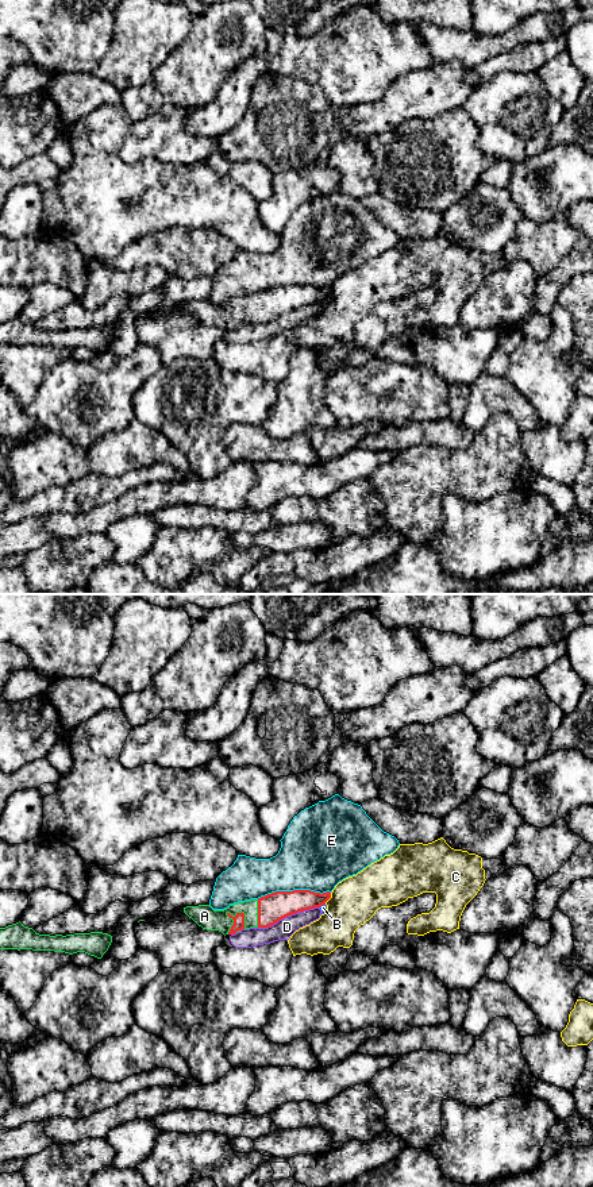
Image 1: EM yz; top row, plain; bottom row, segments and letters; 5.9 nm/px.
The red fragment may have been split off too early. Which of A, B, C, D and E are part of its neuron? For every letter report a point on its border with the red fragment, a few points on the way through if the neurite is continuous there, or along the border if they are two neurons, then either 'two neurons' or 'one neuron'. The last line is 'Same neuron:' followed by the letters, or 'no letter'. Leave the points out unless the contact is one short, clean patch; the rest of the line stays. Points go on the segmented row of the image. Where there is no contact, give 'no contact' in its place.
A: meets red in yz at (234, 921); runs through yz (239, 918), (234, 921), (210, 920), (204, 916); one neuron
B: meets red in yz at (322, 905); border along yz (324, 904), (319, 906); two neurons
C: meets red in yz at (330, 897); two neurons
D: meets red in yz at (288, 914); two neurons
E: meets red in yz at (293, 890); two neurons
Same neuron: A

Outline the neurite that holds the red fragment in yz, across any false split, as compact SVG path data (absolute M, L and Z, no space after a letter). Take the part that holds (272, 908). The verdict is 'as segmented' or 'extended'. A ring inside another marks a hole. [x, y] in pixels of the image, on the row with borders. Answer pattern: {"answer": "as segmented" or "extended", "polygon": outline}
{"answer": "extended", "polygon": "M311 890L276 891L258 899L230 905L224 910L199 905L184 907L184 913L203 929L219 930L226 936L242 929L269 928L288 916L320 907L330 898L330 891L323 894Z"}

